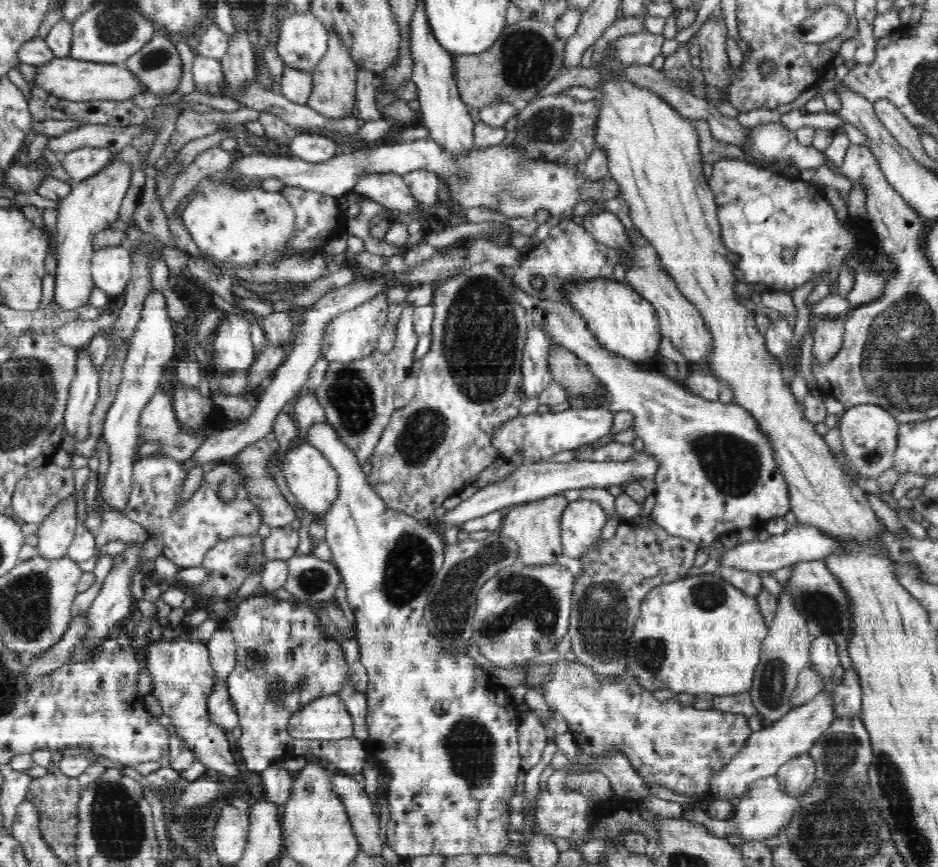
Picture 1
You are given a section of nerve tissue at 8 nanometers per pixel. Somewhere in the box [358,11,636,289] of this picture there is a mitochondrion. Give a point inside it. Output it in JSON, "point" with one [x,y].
{"point":[526,56]}

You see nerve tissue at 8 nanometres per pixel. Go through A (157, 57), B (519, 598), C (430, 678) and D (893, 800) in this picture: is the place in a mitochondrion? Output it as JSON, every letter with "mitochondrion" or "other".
{"A":"mitochondrion","B":"mitochondrion","C":"other","D":"mitochondrion"}

